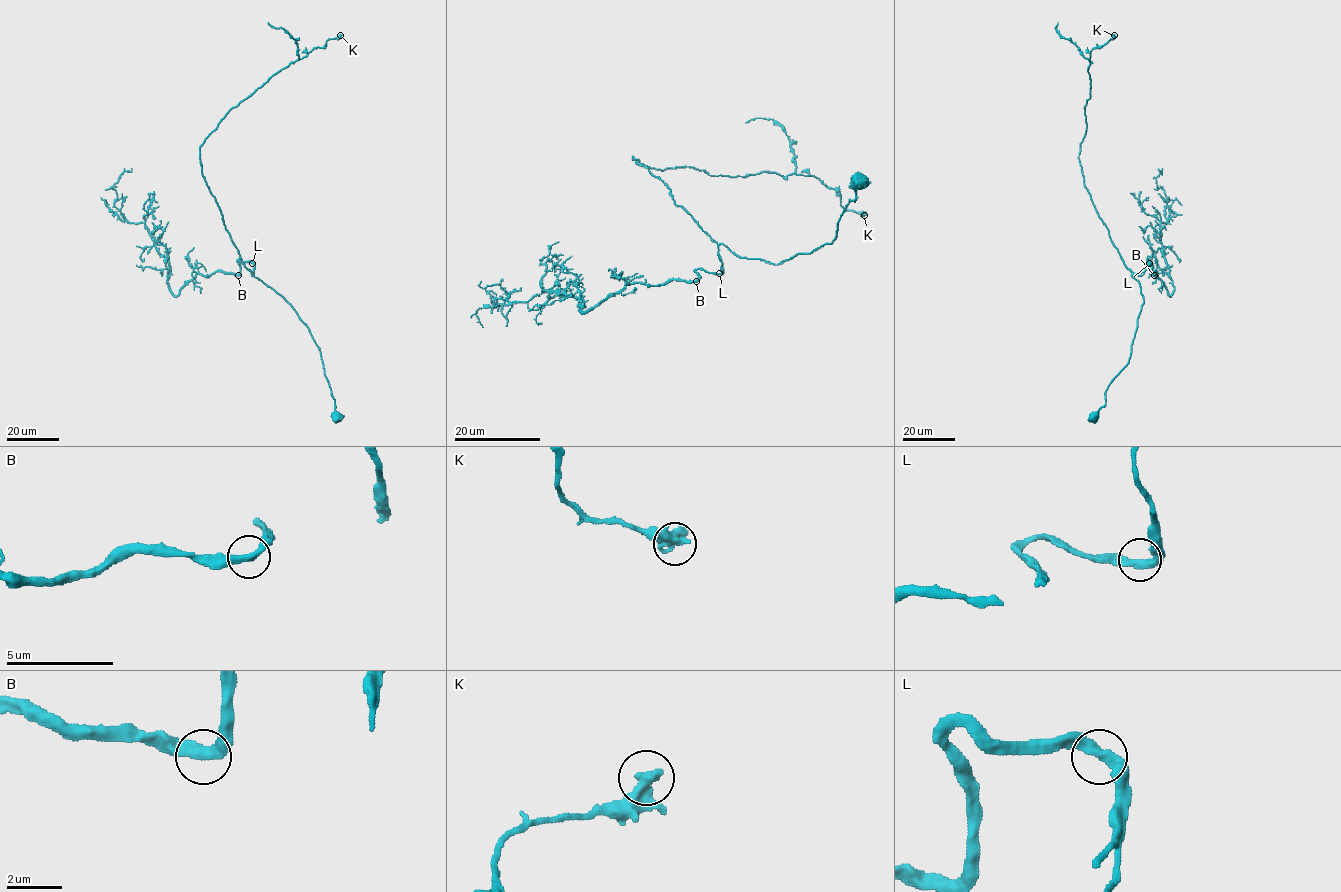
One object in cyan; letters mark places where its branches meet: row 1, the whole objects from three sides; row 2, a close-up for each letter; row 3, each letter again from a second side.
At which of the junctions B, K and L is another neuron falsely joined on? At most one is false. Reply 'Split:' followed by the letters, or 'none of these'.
Split: none of these

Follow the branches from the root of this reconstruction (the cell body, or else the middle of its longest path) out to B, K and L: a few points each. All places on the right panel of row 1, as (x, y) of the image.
B: (1094, 415), (1130, 355), (1144, 301), (1132, 275), (1148, 266), (1147, 260), (1154, 275)
K: (1094, 415), (1128, 361), (1144, 301), (1098, 215), (1079, 159), (1090, 52), (1114, 35)
L: (1094, 415), (1105, 403), (1109, 384), (1128, 361), (1144, 301), (1140, 284), (1132, 275), (1143, 271), (1149, 263)

